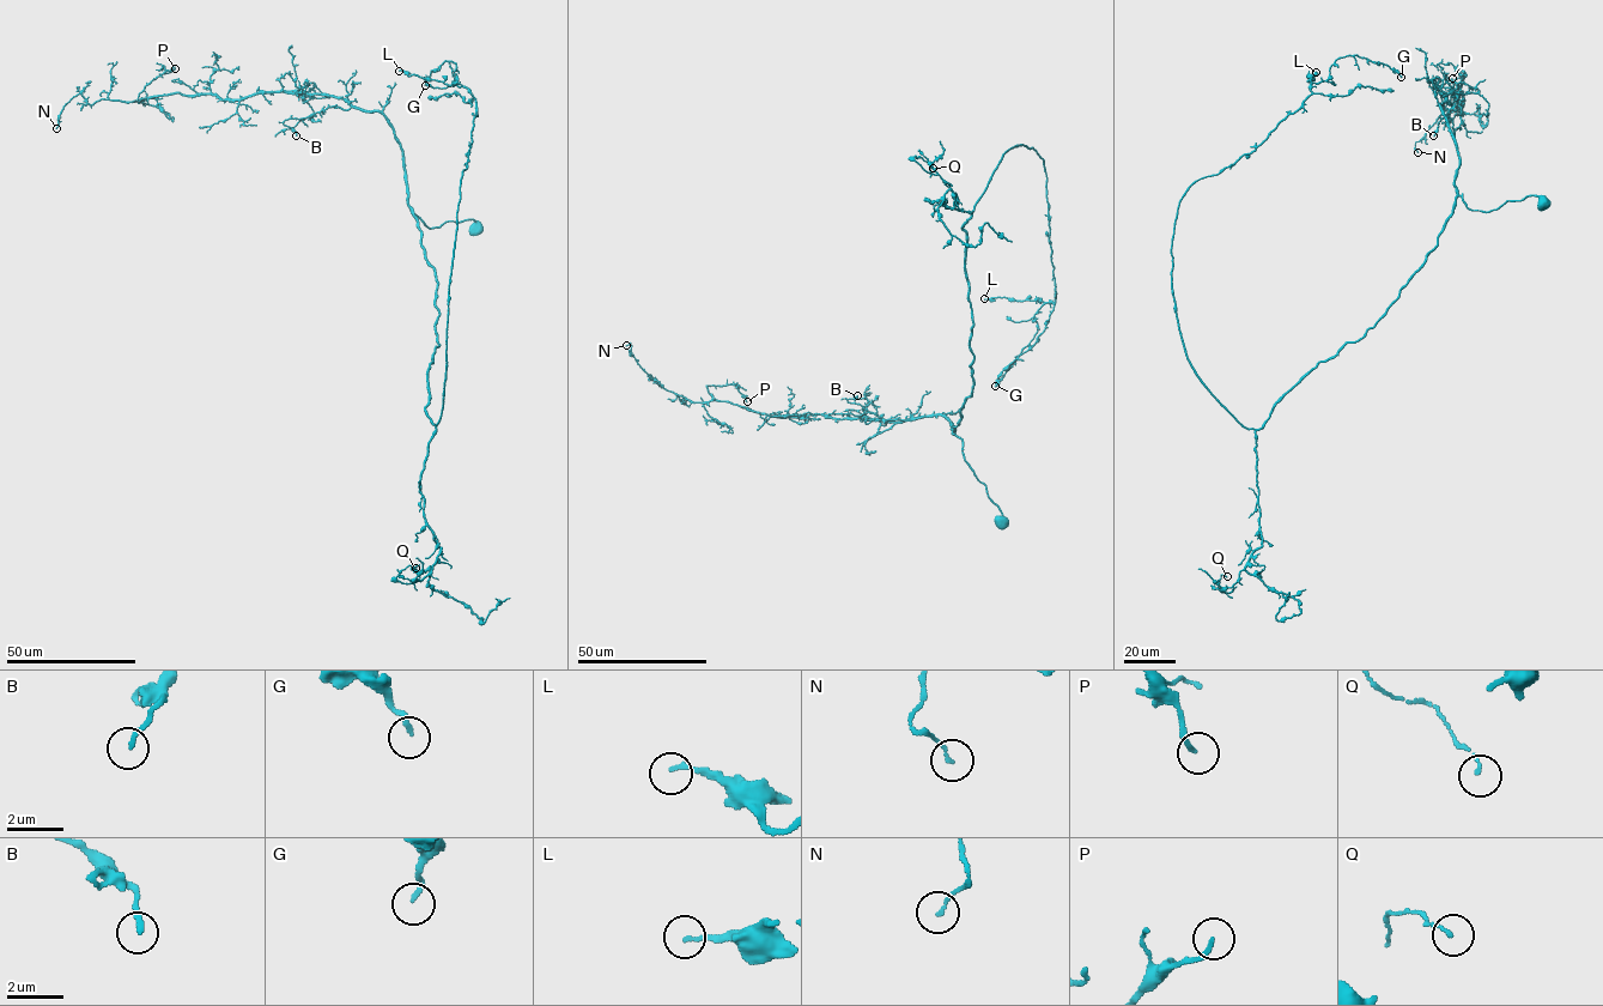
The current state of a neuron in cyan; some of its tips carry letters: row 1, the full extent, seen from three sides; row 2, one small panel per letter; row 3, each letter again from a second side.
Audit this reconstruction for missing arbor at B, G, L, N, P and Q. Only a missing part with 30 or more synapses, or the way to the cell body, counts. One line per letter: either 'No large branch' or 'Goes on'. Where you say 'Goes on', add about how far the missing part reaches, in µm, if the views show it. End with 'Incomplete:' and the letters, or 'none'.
B: No large branch
G: No large branch
L: No large branch
N: No large branch
P: No large branch
Q: No large branch
Incomplete: none

